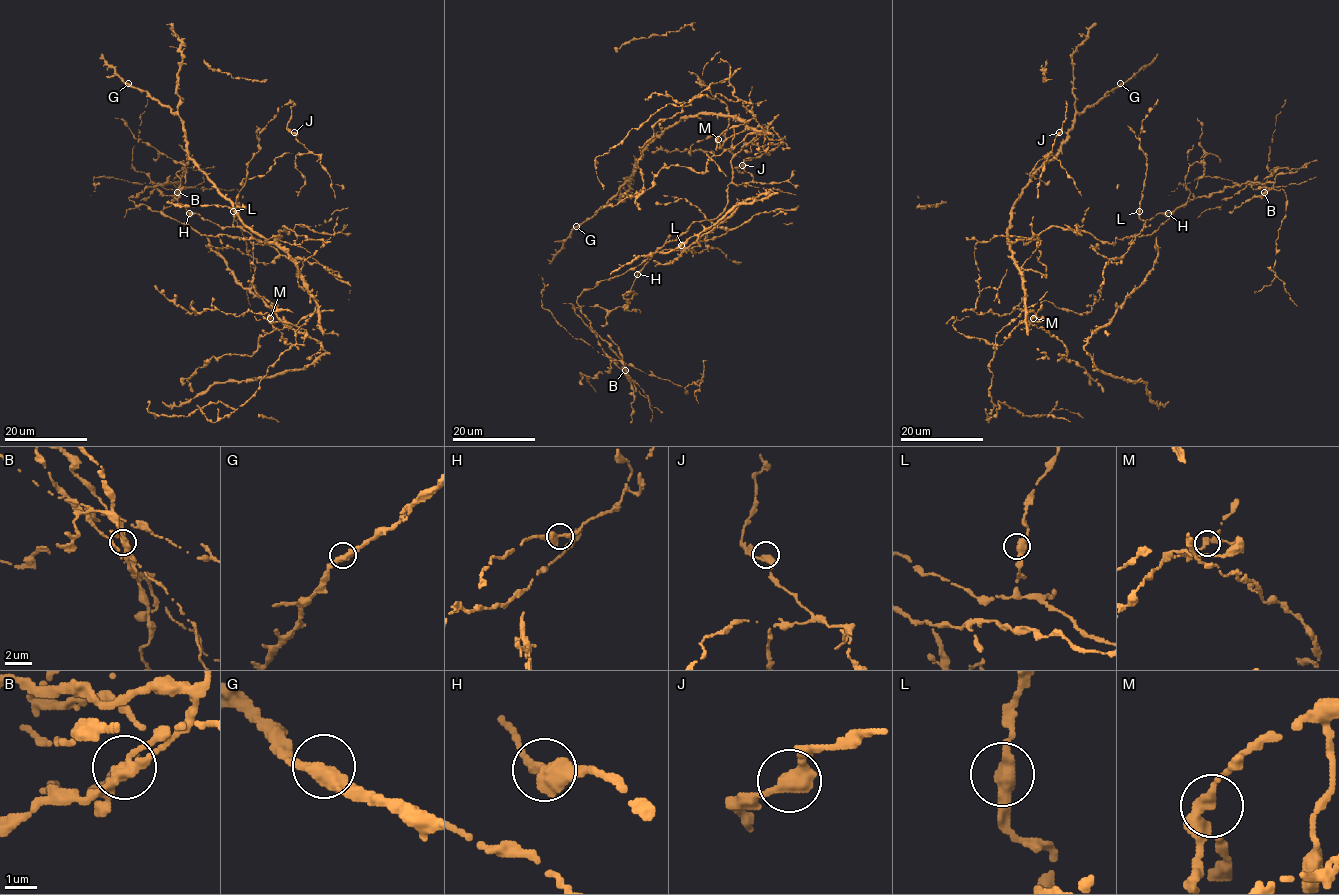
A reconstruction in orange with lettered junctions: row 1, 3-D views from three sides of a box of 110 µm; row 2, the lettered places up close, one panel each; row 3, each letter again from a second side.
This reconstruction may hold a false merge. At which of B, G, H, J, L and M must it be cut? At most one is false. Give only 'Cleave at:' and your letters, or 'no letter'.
Cleave at: B

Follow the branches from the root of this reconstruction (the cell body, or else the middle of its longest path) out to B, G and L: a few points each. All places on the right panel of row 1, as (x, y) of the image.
B: (1085, 232), (1114, 244), (1134, 234), (1150, 235), (1180, 206), (1226, 187), (1272, 183), (1264, 192)
G: (1085, 232), (1050, 226), (1018, 240), (1026, 244), (1031, 238), (1009, 241), (1010, 211), (1074, 116), (1120, 83)
L: (1085, 232), (1114, 244), (1134, 234), (1150, 235), (1166, 216), (1158, 213), (1143, 226), (1139, 211)

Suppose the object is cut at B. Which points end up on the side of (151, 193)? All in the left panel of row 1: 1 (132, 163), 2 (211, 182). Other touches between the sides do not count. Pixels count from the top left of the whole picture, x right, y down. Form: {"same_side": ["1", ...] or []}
{"same_side": []}

